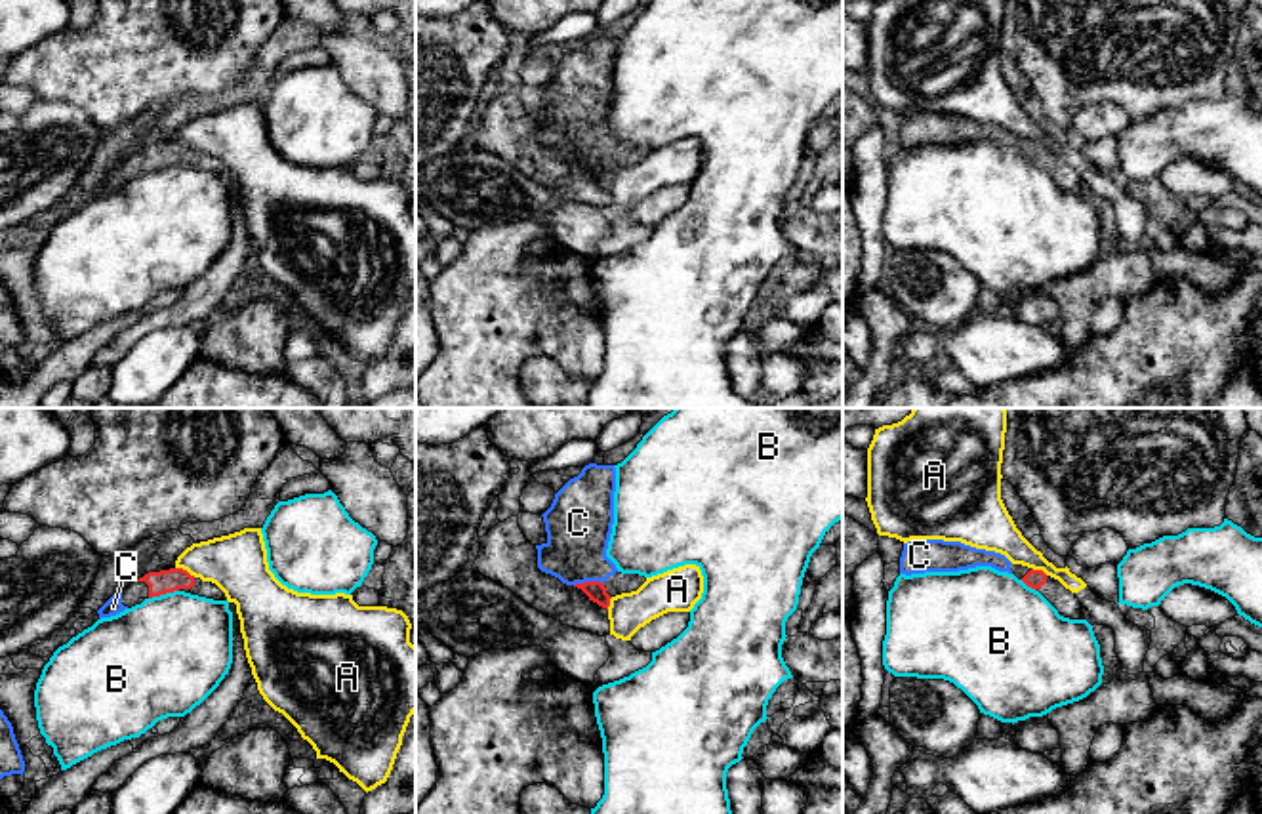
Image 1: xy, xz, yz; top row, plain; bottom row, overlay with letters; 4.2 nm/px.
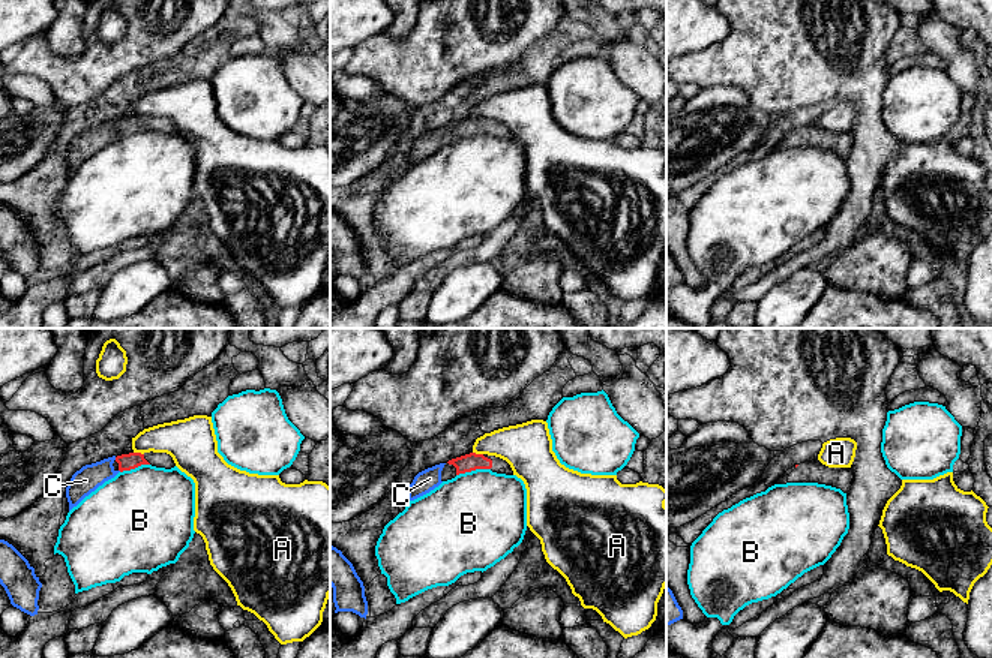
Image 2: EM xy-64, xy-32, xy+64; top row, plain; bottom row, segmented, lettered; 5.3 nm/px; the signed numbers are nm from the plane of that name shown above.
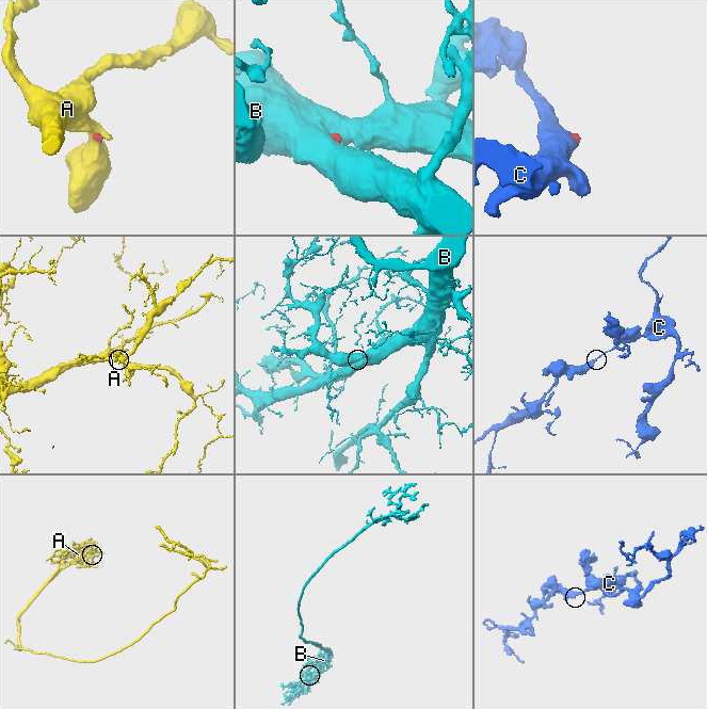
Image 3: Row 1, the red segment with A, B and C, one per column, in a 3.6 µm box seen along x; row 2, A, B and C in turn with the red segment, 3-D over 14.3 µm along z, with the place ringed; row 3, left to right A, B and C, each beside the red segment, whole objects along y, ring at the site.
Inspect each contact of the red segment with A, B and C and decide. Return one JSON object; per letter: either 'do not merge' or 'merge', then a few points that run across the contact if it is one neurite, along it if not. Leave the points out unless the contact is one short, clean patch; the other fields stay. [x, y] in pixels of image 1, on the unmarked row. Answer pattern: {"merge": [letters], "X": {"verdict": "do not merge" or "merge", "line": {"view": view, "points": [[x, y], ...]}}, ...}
{"merge": ["C"], "A": {"verdict": "do not merge", "line": {"view": "xy", "points": [[176, 140], [195, 149]]}}, "B": {"verdict": "do not merge", "line": {"view": "xy", "points": [[178, 162], [149, 172]]}}, "C": {"verdict": "merge", "line": {"view": "xz", "points": [[593, 162], [588, 155], [578, 98]]}}}

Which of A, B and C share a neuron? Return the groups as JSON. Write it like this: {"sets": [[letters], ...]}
{"sets": [["A"], ["B"], ["C"]]}

